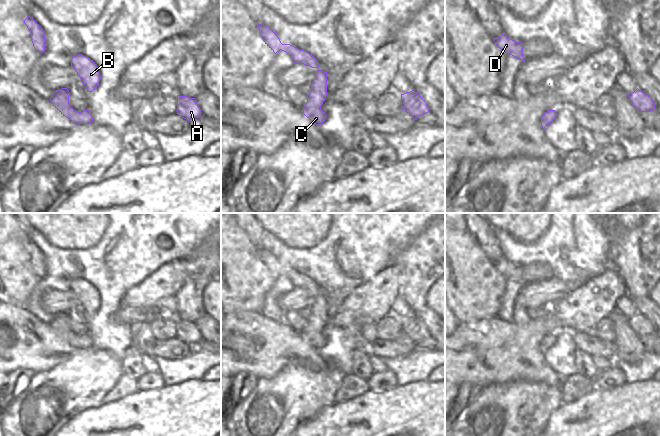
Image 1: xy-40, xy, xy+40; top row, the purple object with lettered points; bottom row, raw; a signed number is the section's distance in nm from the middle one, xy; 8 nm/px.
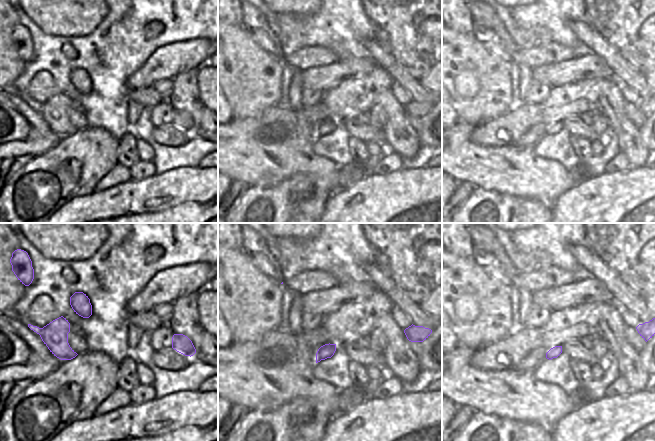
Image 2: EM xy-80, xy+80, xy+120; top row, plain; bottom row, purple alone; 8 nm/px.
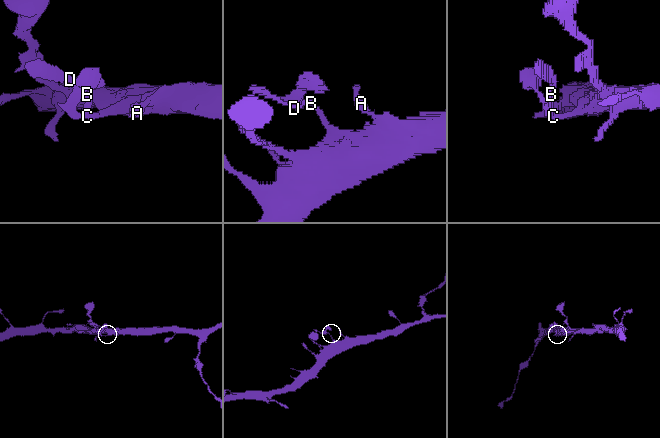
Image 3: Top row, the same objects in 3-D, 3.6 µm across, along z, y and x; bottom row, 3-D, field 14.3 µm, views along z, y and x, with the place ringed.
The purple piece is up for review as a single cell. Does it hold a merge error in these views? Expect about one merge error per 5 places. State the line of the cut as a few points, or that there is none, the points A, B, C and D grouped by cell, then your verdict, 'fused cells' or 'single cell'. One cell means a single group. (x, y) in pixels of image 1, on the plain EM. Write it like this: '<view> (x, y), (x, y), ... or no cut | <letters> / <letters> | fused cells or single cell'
no cut | A B C D | single cell

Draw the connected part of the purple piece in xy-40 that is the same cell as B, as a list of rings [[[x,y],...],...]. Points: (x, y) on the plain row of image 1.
[[[78,278],[71,283],[71,291],[74,292],[79,299],[87,316],[92,316],[97,312],[101,299],[93,284],[82,278]]]

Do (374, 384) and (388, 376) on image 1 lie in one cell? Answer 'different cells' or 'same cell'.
same cell

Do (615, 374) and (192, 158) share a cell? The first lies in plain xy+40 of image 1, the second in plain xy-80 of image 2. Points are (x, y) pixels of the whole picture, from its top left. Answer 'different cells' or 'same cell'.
different cells

